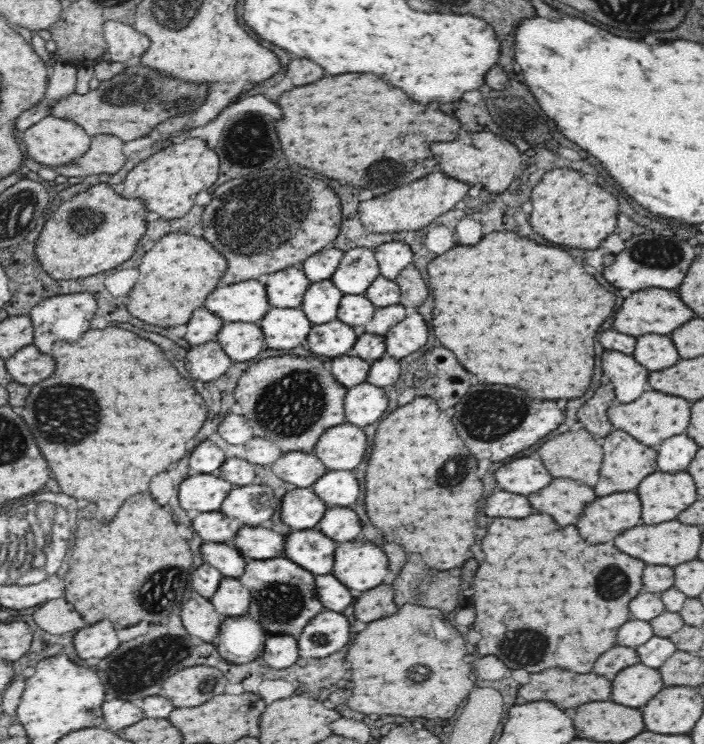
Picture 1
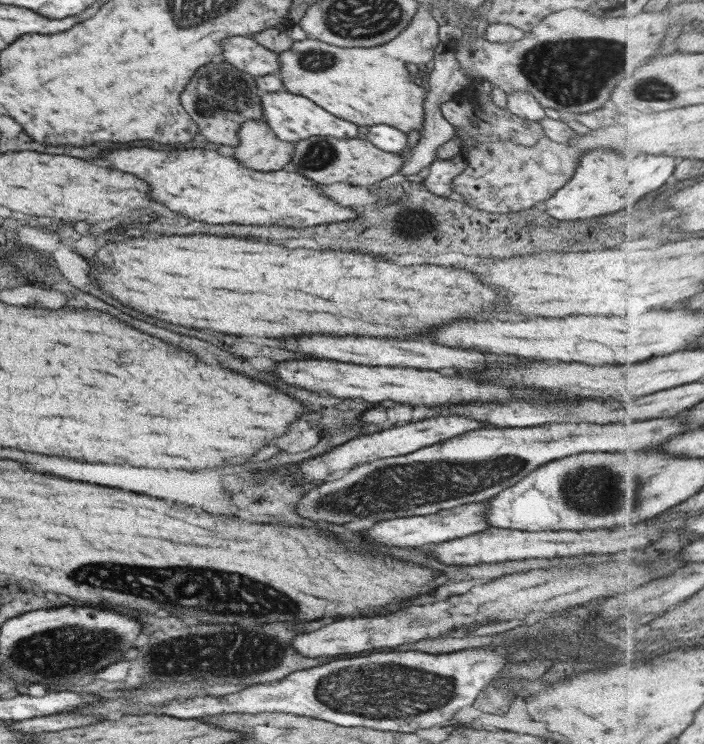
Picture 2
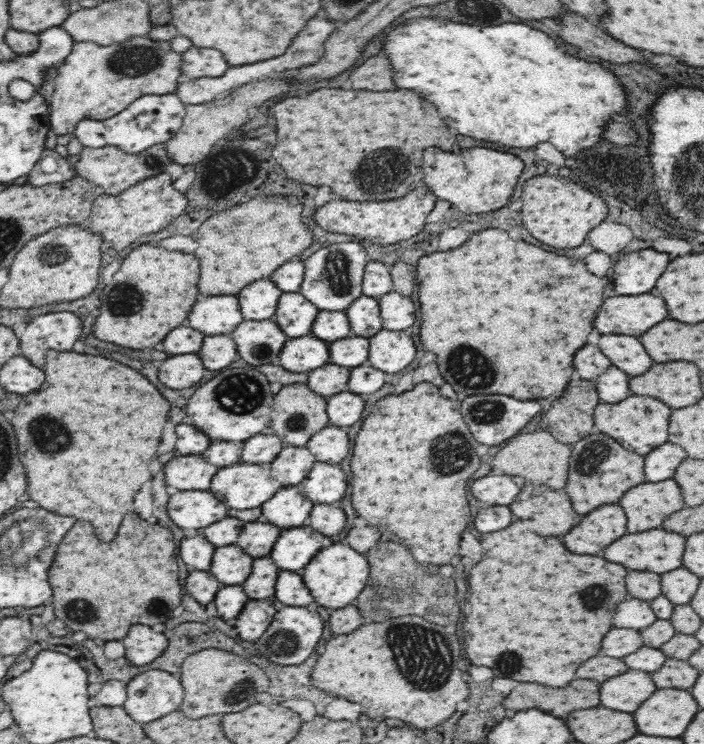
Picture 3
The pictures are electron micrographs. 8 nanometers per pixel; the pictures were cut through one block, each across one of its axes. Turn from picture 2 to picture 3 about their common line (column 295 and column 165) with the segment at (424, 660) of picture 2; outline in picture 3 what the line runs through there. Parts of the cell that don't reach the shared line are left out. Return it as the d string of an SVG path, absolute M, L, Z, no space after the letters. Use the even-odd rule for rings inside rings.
M148 669L126 682L127 699L122 706L136 722L146 724L178 710L182 704L179 673Z

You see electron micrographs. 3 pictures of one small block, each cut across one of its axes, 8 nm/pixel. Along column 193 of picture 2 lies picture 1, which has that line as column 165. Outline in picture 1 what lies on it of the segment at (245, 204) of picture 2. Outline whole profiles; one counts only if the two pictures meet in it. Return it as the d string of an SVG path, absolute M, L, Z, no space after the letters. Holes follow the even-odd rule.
M188 136L176 139L168 146L146 160L139 162L126 174L124 189L125 198L140 198L147 210L158 213L163 219L182 218L195 204L196 194L208 188L218 180L220 160L214 150L202 138Z

